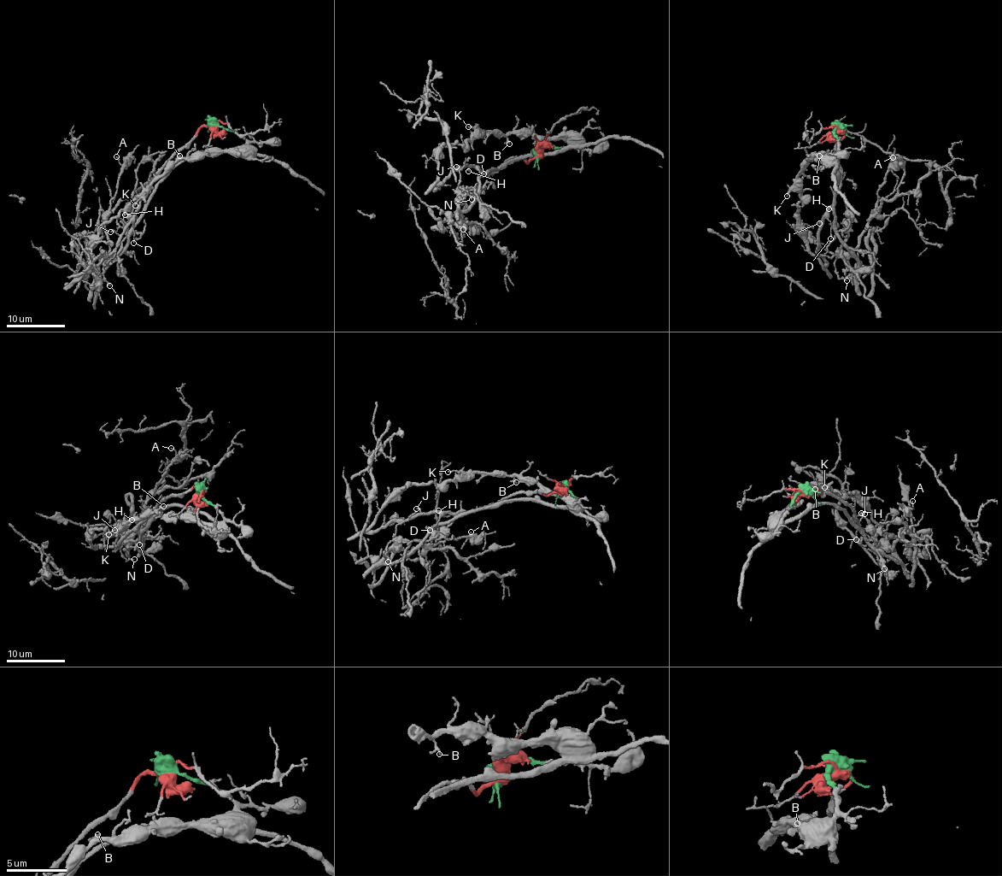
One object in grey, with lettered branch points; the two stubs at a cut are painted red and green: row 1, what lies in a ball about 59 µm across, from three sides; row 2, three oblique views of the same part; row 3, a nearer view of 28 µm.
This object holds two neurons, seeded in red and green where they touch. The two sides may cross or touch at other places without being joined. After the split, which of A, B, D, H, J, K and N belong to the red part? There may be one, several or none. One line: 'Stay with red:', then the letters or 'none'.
Stay with red: D, H, J

